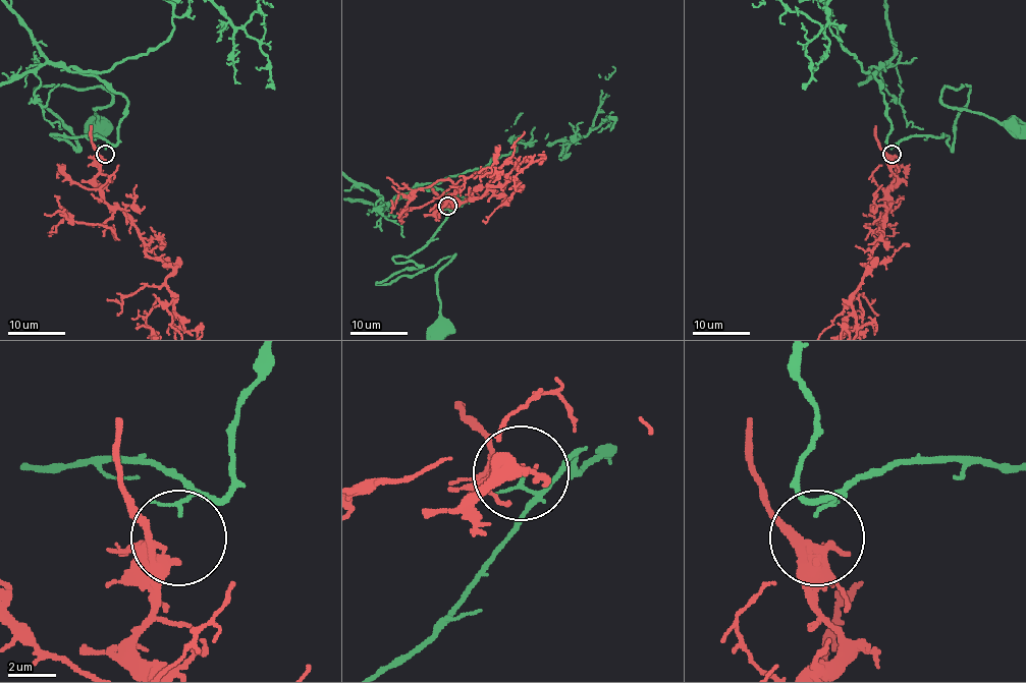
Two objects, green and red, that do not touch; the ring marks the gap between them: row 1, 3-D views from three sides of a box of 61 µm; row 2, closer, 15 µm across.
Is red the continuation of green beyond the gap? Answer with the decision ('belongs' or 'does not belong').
does not belong

